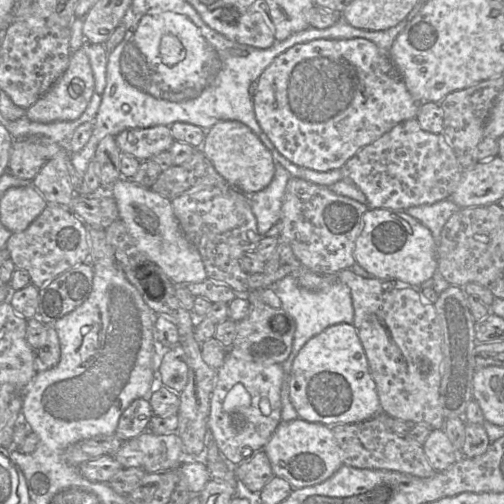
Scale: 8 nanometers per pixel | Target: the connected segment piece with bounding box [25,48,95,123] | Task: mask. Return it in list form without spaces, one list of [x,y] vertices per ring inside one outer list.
[[[82,48],[71,53],[66,71],[31,107],[25,117],[32,122],[50,123],[54,121],[73,121],[86,110],[93,93],[95,81],[89,58]]]

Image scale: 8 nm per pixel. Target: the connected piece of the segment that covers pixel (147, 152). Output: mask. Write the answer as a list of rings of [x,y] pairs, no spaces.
[[[169,126],[125,129],[115,136],[115,142],[123,154],[131,154],[140,161],[163,151],[169,151],[174,139]]]

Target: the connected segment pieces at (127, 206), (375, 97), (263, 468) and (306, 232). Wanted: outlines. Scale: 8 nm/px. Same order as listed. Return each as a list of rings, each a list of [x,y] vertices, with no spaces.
[[[119,178],[111,187],[119,219],[124,222],[140,251],[153,260],[175,285],[200,283],[207,278],[198,249],[183,233],[173,212],[171,200],[131,179]]]
[[[320,38],[305,43],[299,43],[290,47],[277,56],[261,74],[258,79],[258,89],[253,95],[252,100],[256,119],[278,152],[297,166],[309,168],[319,172],[340,169],[360,149],[379,139],[394,126],[403,121],[416,118],[420,108],[420,103],[417,102],[408,91],[388,52],[383,51],[375,43],[364,38]]]
[[[260,450],[235,467],[235,476],[238,495],[239,492],[260,492],[274,474],[266,453]]]
[[[290,177],[281,209],[280,242],[291,247],[303,268],[321,275],[336,275],[356,264],[355,241],[367,210],[367,204],[338,195],[329,187]]]

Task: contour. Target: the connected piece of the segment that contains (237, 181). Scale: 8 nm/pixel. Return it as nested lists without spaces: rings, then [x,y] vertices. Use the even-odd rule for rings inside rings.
[[[236,120],[219,121],[206,130],[200,147],[215,170],[233,188],[248,196],[266,188],[275,174],[275,161],[259,137],[245,124]]]

